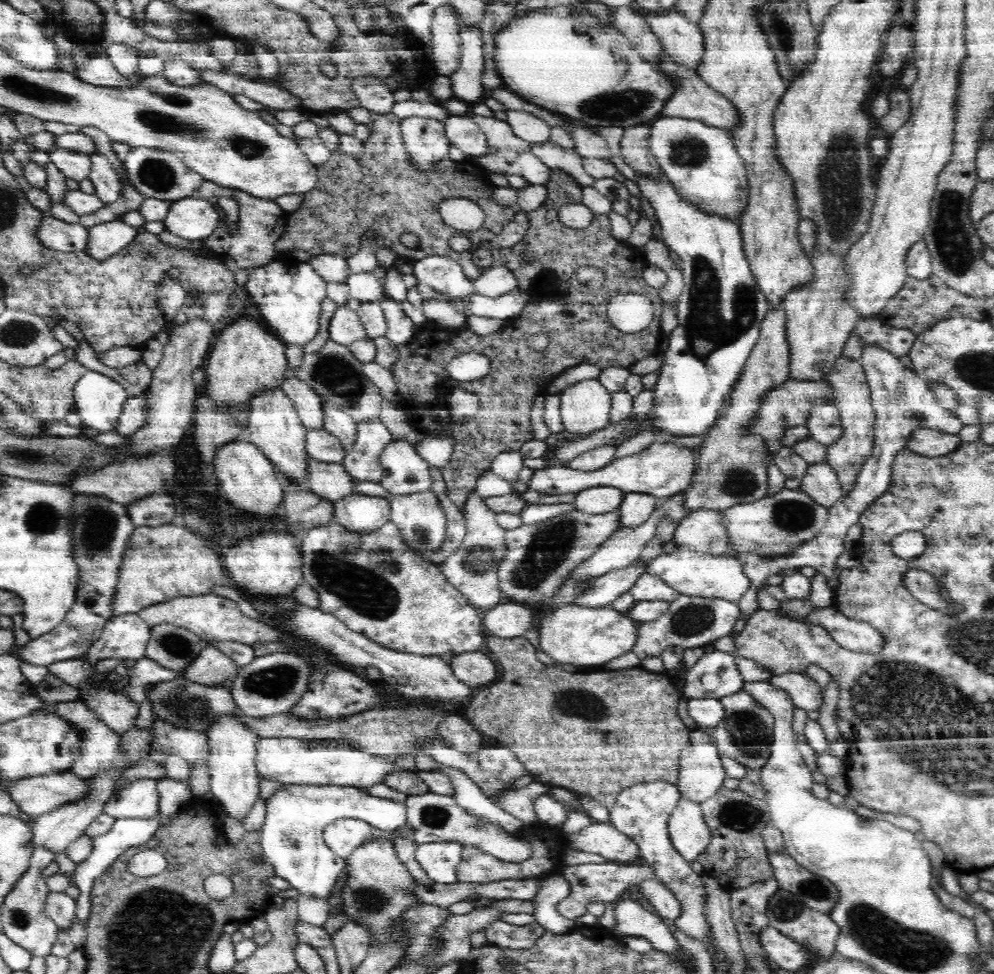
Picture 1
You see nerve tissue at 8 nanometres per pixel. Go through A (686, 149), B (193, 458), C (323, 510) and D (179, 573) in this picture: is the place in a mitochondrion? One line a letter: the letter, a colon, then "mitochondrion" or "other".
A: mitochondrion
B: other
C: other
D: other

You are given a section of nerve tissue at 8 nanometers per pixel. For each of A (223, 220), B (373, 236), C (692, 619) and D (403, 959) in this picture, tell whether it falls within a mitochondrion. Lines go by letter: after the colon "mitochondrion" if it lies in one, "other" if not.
A: other
B: other
C: mitochondrion
D: other

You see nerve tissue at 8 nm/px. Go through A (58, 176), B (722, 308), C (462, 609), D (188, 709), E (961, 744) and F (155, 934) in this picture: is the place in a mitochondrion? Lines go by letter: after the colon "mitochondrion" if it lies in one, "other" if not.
A: other
B: mitochondrion
C: other
D: mitochondrion
E: mitochondrion
F: mitochondrion

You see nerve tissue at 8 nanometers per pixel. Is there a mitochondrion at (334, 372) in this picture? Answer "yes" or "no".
yes

